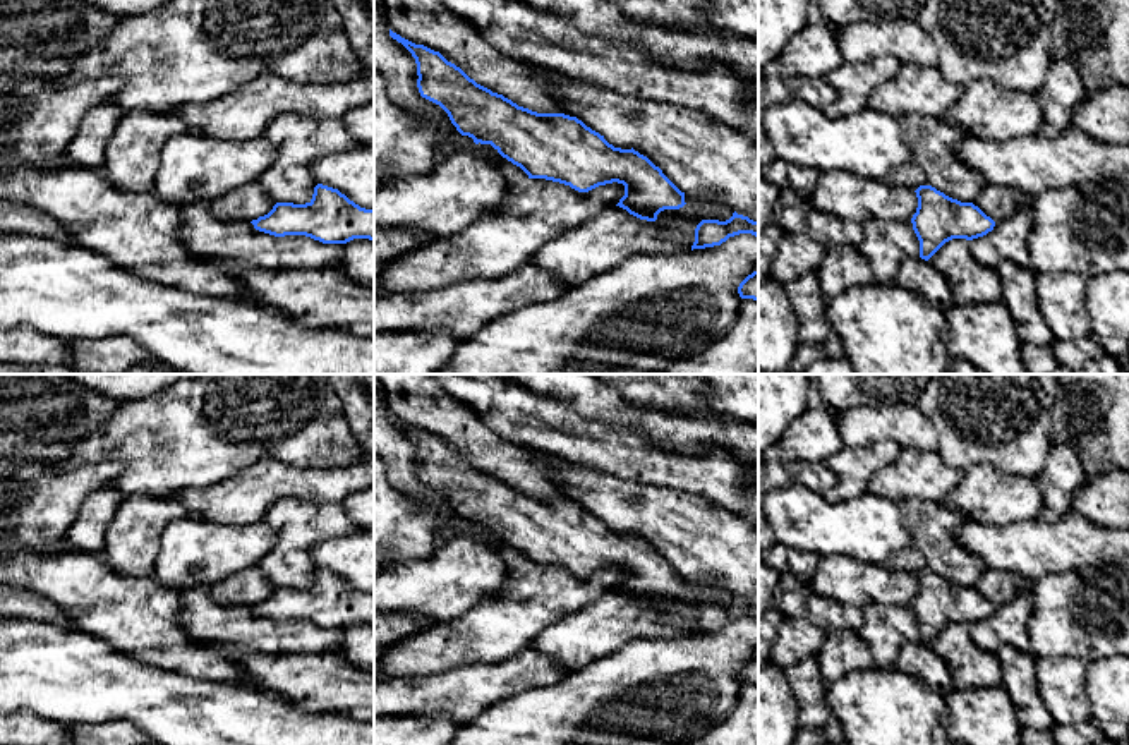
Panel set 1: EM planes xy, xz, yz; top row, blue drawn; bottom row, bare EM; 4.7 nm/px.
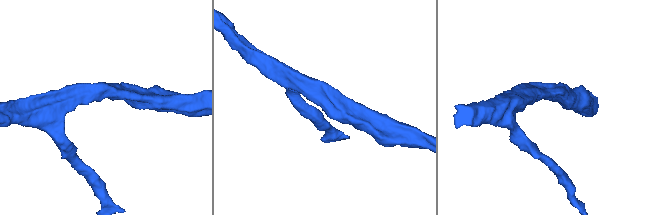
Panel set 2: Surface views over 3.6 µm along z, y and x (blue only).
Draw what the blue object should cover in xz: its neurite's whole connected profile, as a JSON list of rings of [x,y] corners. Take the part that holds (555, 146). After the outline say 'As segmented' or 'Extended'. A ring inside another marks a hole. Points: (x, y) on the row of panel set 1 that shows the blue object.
[[[391,29],[389,36],[415,58],[420,96],[439,105],[462,136],[475,144],[491,144],[528,179],[559,182],[578,192],[623,184],[625,196],[616,206],[647,221],[686,204],[685,192],[633,148],[614,148],[577,117],[518,106],[477,84],[439,51]]]. As segmented

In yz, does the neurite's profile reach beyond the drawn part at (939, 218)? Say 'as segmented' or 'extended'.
as segmented

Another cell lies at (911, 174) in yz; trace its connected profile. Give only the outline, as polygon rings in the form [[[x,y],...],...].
[[[901,115],[896,118],[916,149],[916,156],[891,170],[882,180],[913,191],[932,185],[952,199],[975,204],[987,180],[981,173],[969,170],[954,151],[954,144],[969,134],[933,117]]]

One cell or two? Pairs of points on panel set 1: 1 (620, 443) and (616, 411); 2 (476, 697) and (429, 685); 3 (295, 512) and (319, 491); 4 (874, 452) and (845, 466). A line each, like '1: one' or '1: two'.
1: two
2: one
3: two
4: one

